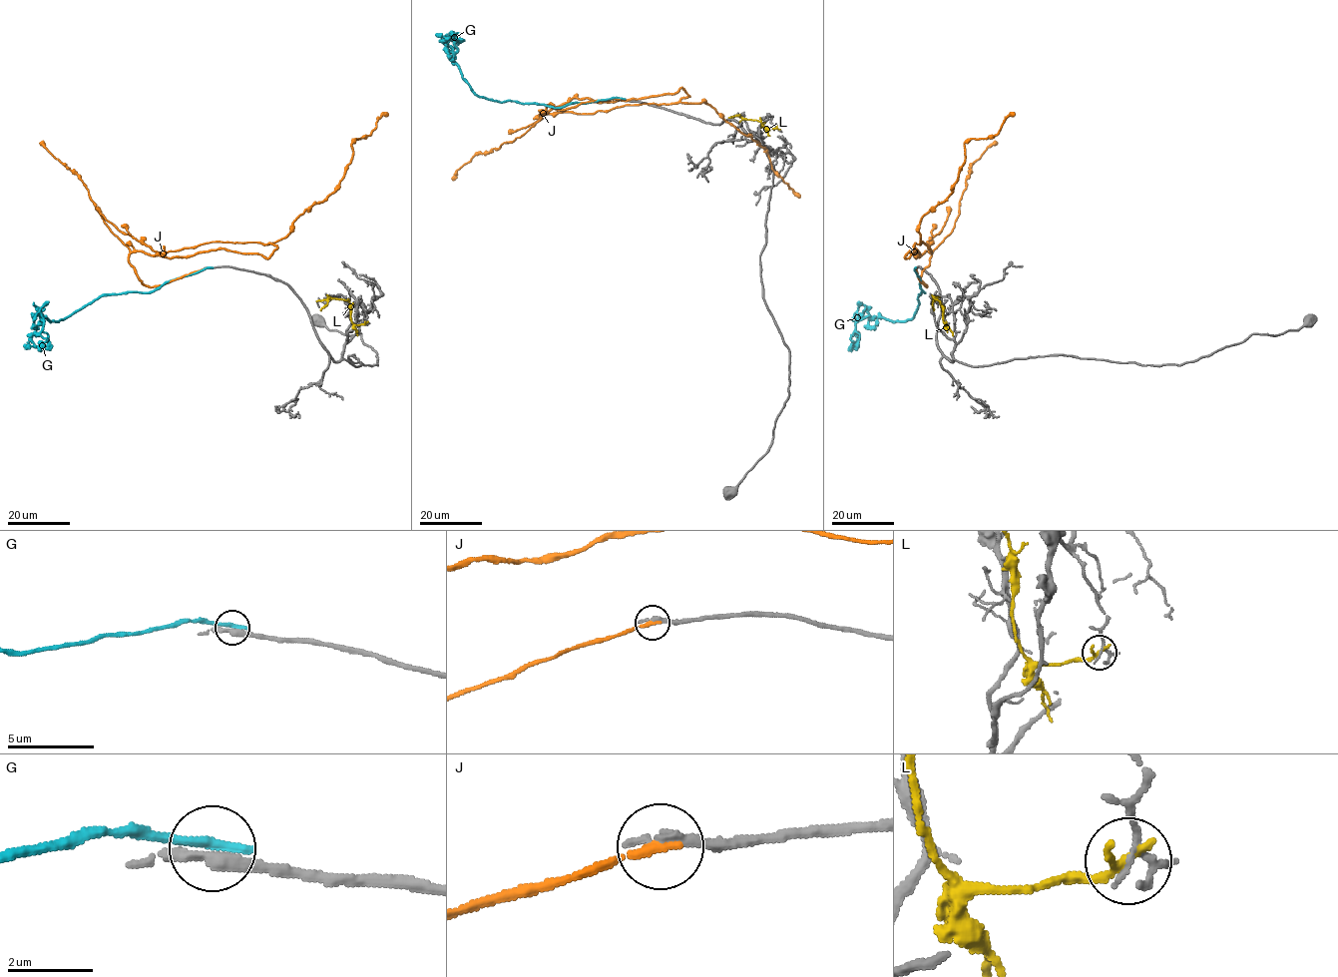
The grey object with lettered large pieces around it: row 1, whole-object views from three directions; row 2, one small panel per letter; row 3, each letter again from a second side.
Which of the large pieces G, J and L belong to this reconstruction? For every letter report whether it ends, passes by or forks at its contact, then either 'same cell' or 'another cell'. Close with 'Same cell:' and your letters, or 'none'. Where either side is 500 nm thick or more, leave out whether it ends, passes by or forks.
G: it ends; another cell
J: it ends; same cell
L: it ends; another cell
Same cell: J

